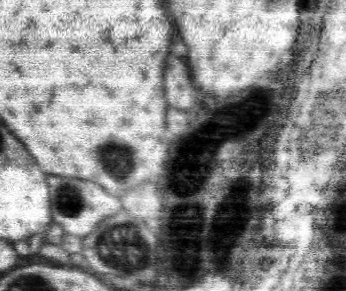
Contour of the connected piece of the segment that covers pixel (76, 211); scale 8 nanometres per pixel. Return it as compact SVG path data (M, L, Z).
M45 176L45 181L48 182L50 192L53 222L60 224L68 234L90 235L101 220L114 214L118 215L124 210L120 197L106 193L106 190L95 182L62 176Z

